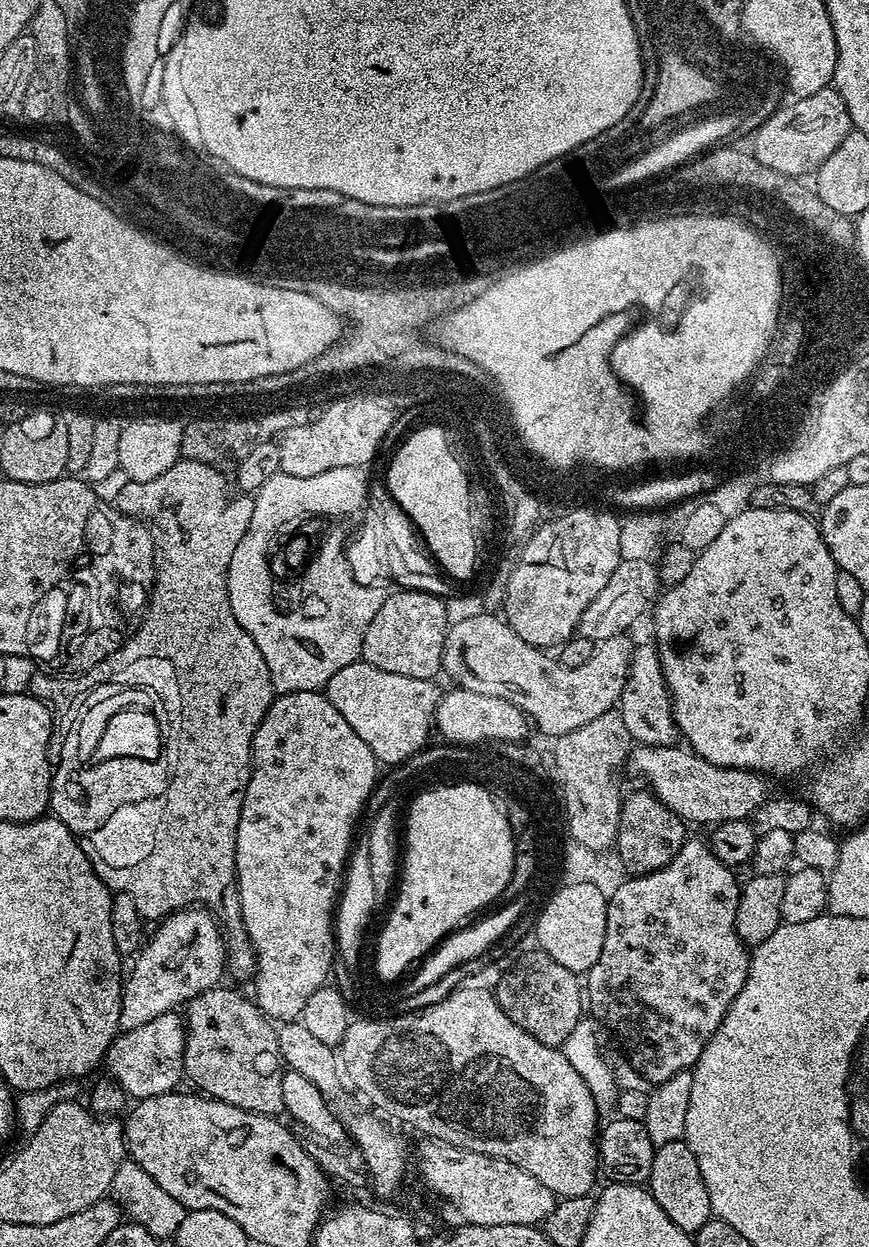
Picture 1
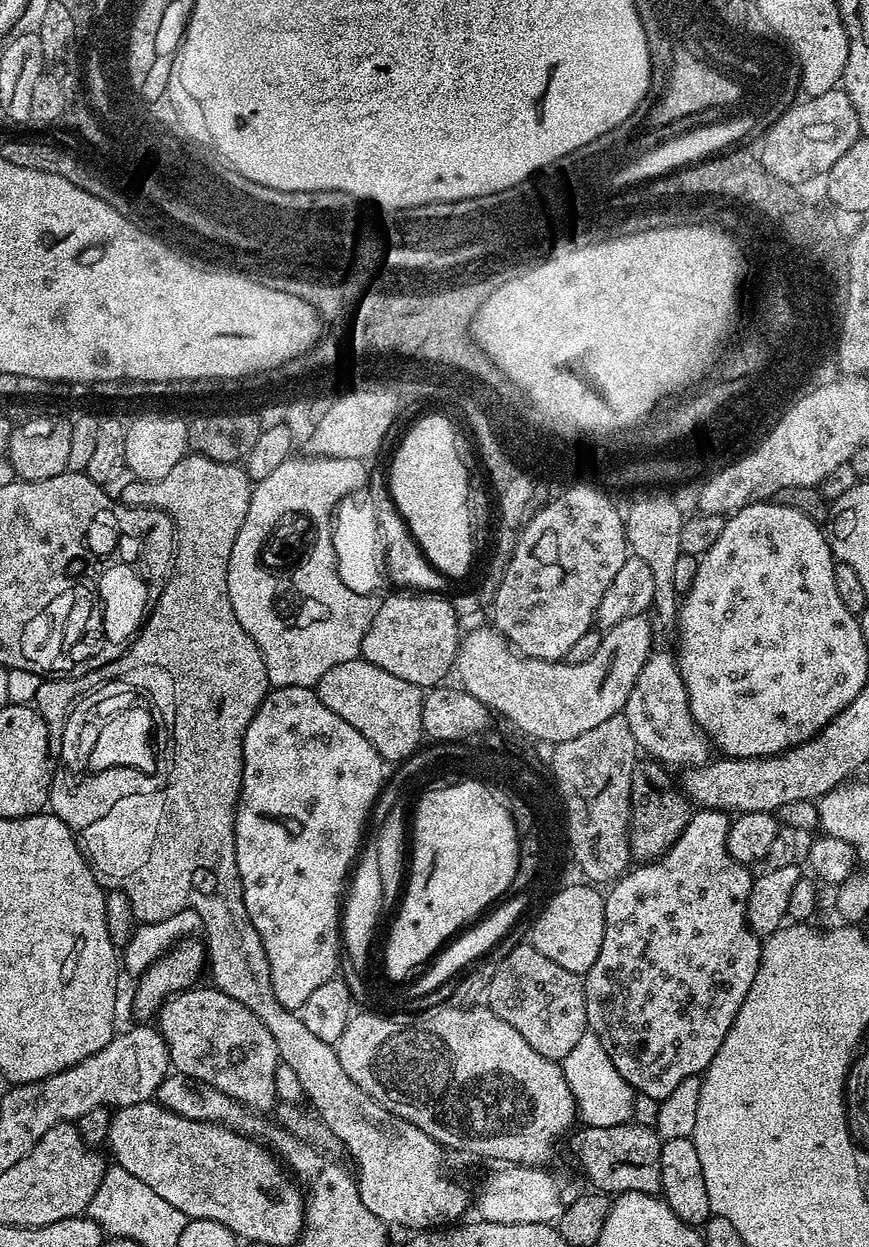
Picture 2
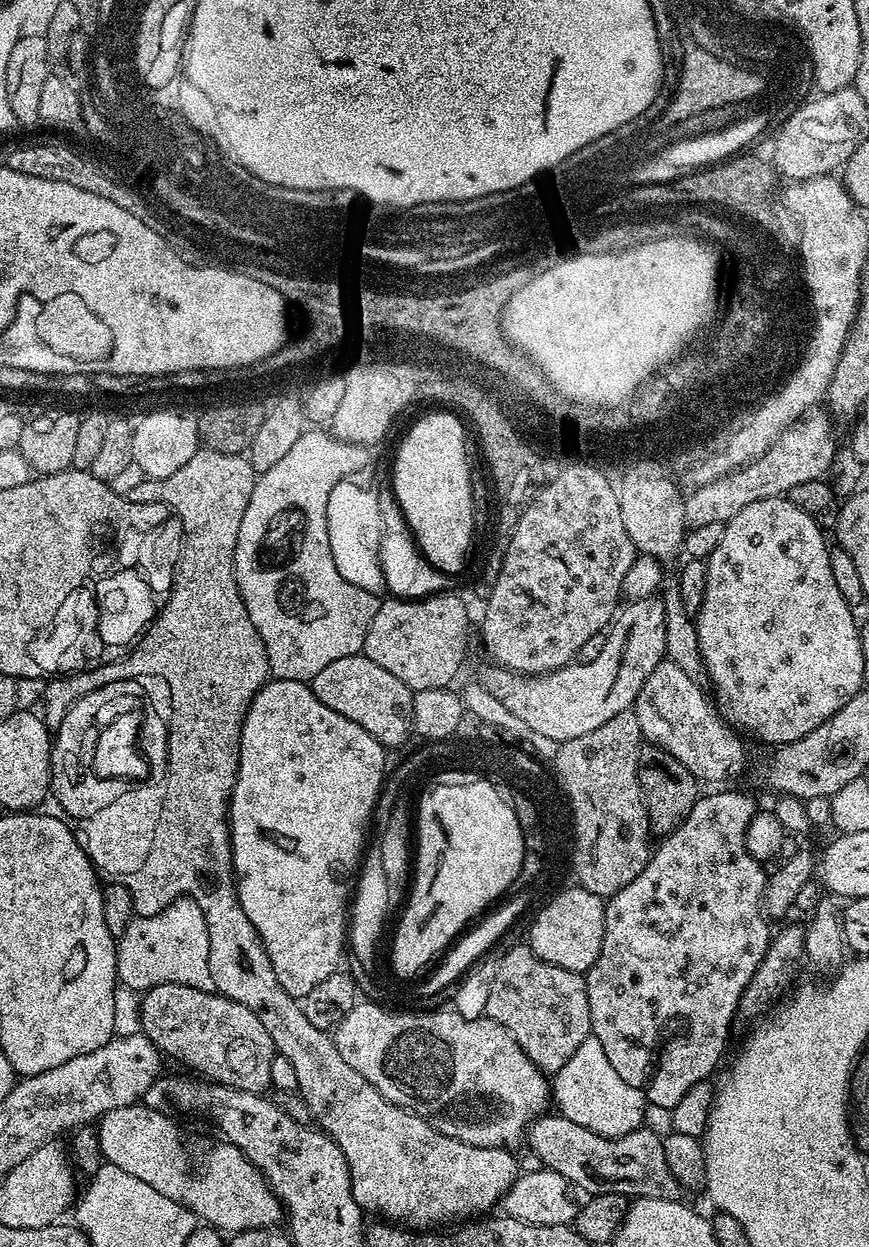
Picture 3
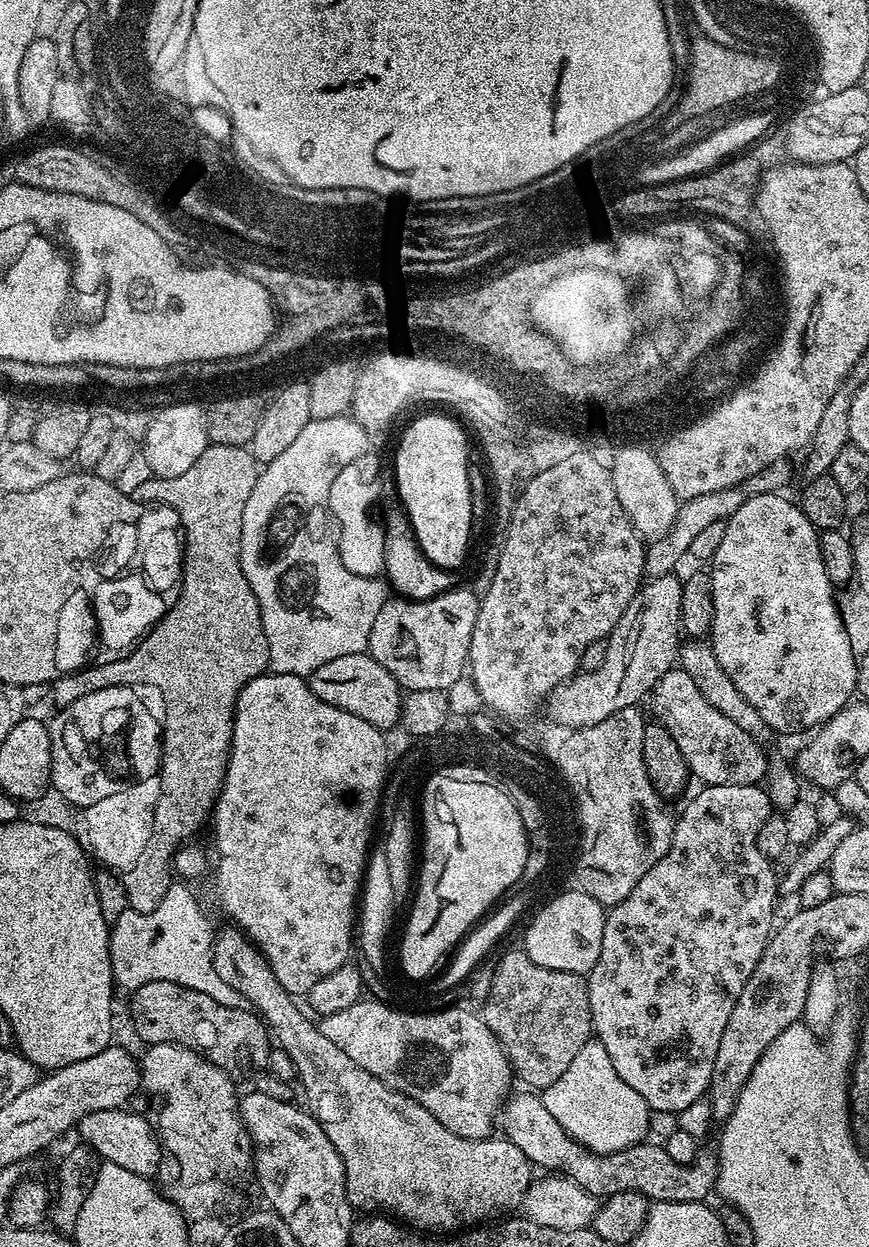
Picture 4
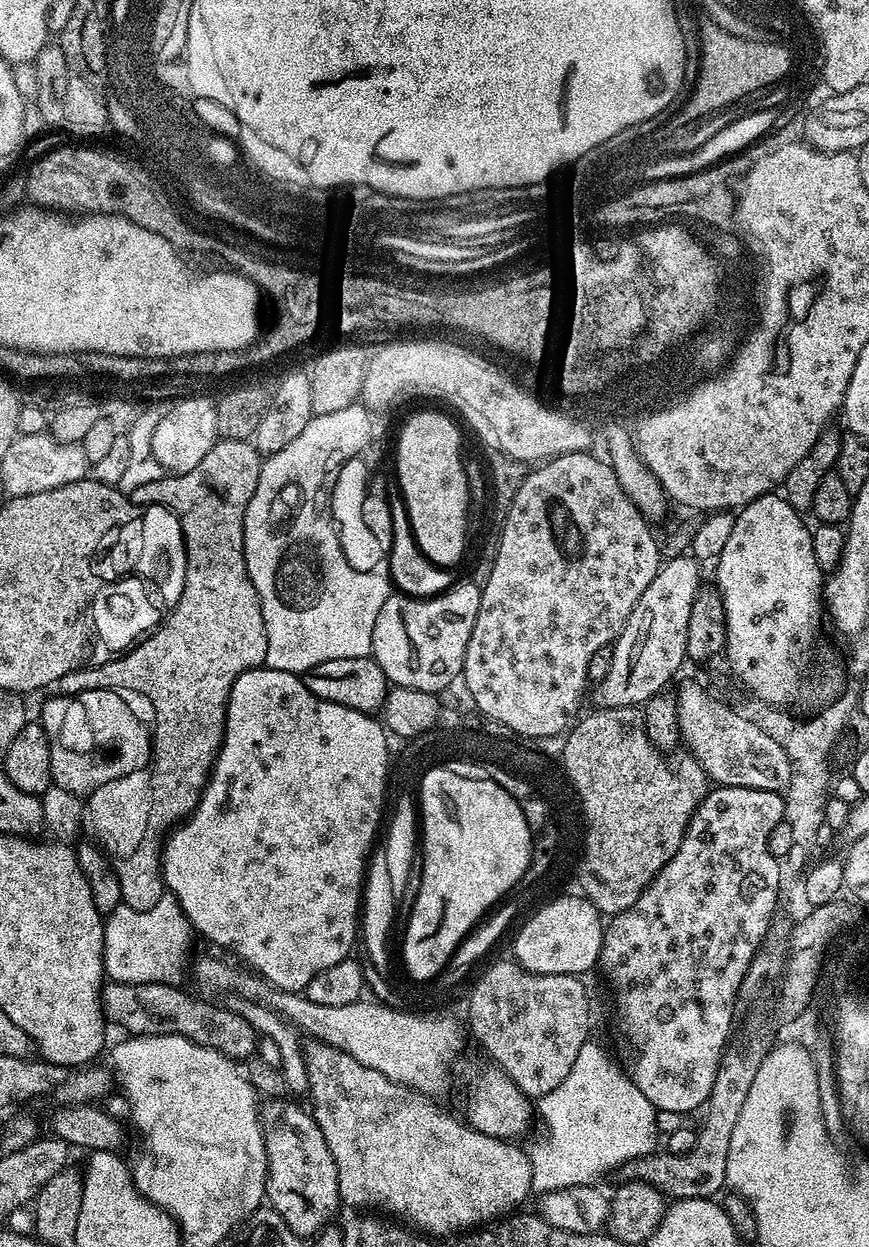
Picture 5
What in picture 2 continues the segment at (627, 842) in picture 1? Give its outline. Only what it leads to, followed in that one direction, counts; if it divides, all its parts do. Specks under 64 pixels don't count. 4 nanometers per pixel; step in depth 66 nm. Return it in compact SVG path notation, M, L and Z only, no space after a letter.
M651 758L637 759L632 771L632 789L630 790L630 818L628 819L628 845L632 851L632 860L636 862L655 862L667 854L670 846L678 842L682 830L690 822L694 811L683 791L672 781L667 767L659 760Z

